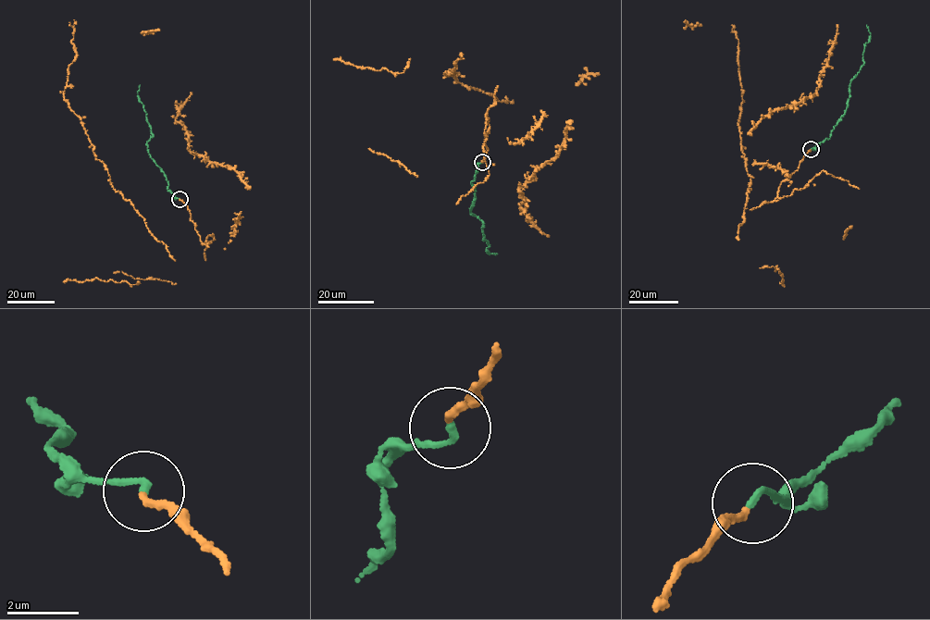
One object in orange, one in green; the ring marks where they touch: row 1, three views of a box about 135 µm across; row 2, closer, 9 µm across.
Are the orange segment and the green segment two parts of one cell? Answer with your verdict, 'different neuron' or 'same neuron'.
same neuron

